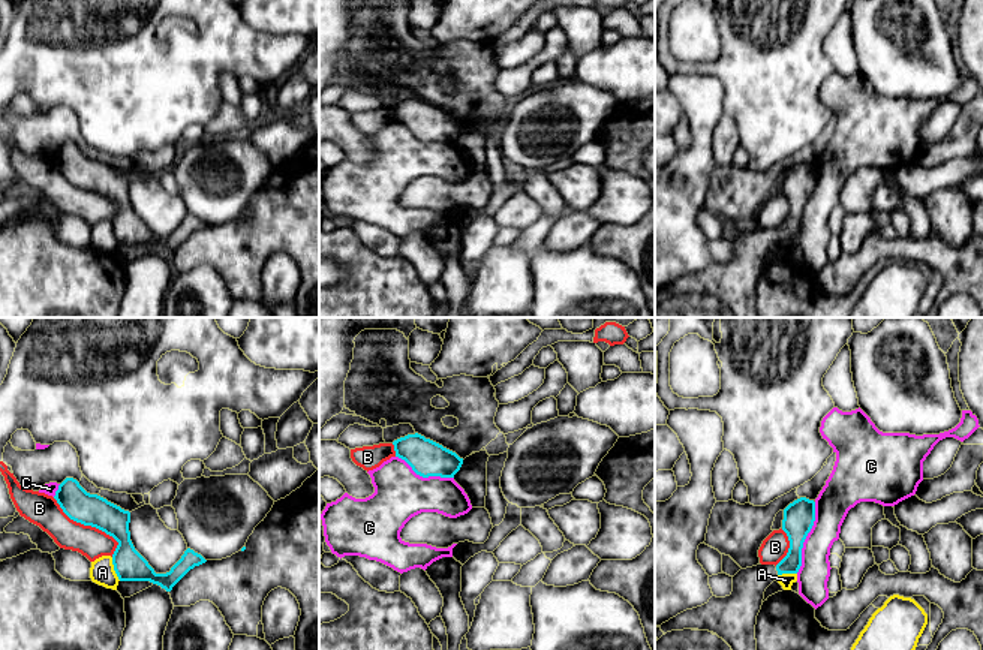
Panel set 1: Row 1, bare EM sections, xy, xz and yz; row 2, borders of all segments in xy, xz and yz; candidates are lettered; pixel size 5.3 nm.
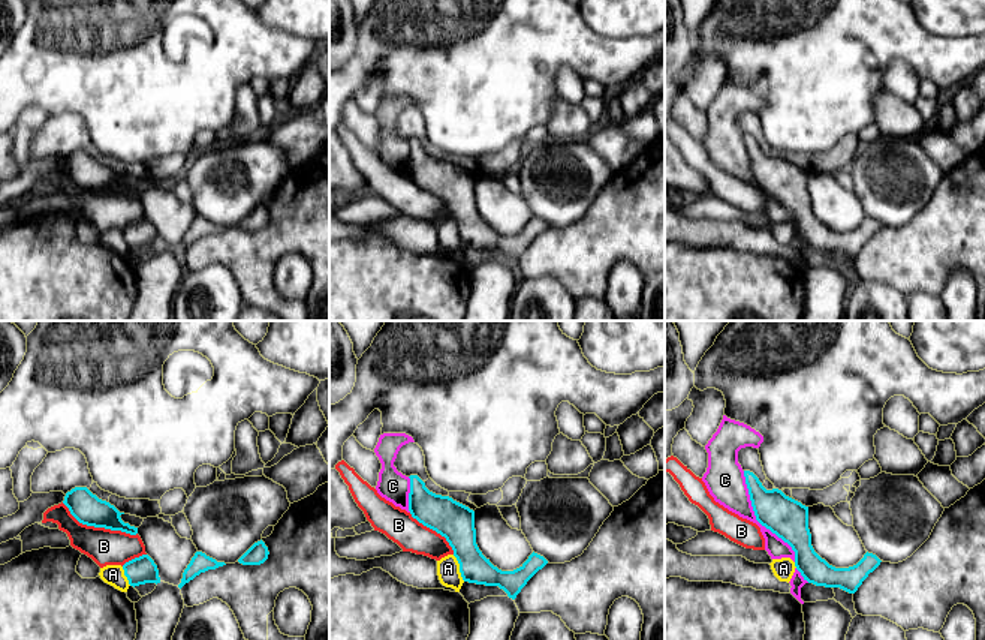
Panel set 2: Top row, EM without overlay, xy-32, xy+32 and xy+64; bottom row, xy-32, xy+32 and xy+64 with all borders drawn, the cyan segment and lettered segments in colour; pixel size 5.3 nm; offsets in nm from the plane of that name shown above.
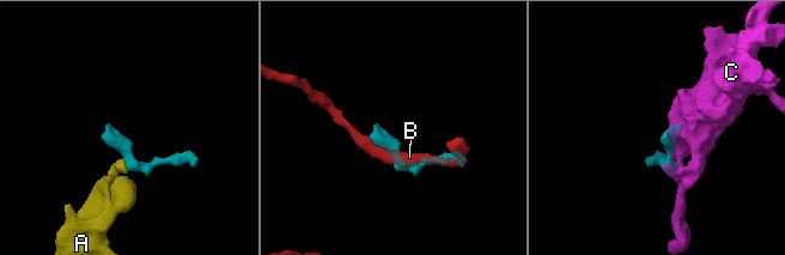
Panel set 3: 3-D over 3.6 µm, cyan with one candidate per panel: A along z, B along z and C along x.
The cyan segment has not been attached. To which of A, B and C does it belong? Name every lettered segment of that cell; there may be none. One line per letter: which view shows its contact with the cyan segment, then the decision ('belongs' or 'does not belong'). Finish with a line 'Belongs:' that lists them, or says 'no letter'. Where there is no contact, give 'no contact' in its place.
A: meets cyan in xy; does not belong
B: meets cyan in xy; does not belong
C: meets cyan in yz; does not belong
Belongs: no letter

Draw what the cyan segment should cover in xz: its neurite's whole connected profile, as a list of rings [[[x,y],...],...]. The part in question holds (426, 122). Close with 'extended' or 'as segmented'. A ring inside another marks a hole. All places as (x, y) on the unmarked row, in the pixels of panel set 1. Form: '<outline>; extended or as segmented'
[[[418,97],[400,102],[393,109],[396,121],[405,124],[423,142],[454,142],[463,129],[463,123],[456,117]]]; as segmented

